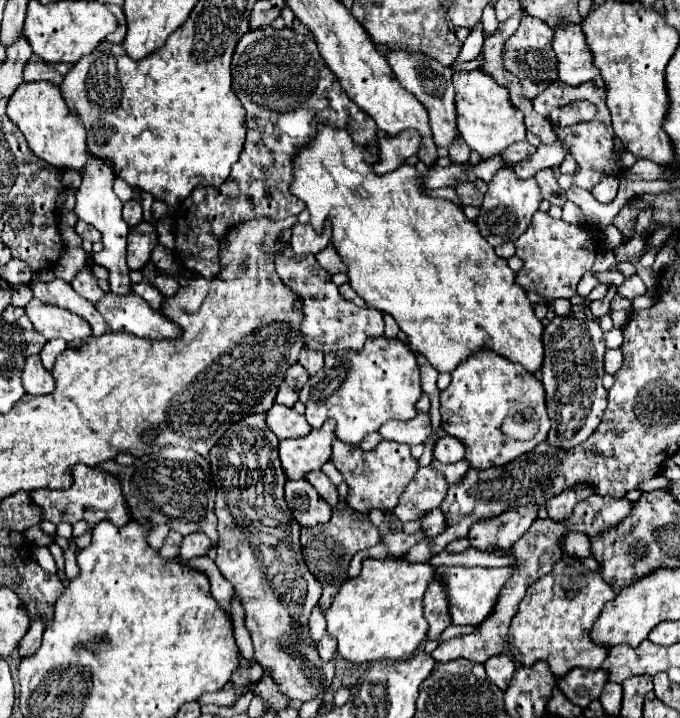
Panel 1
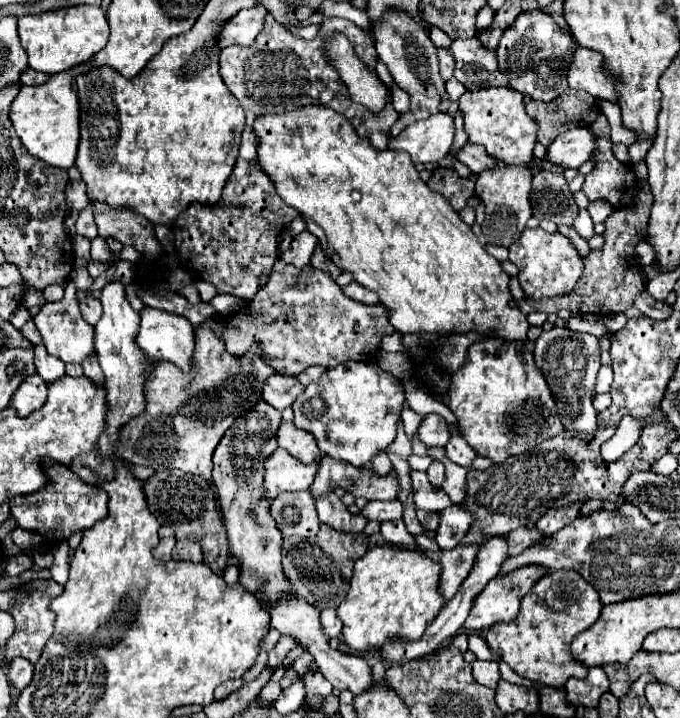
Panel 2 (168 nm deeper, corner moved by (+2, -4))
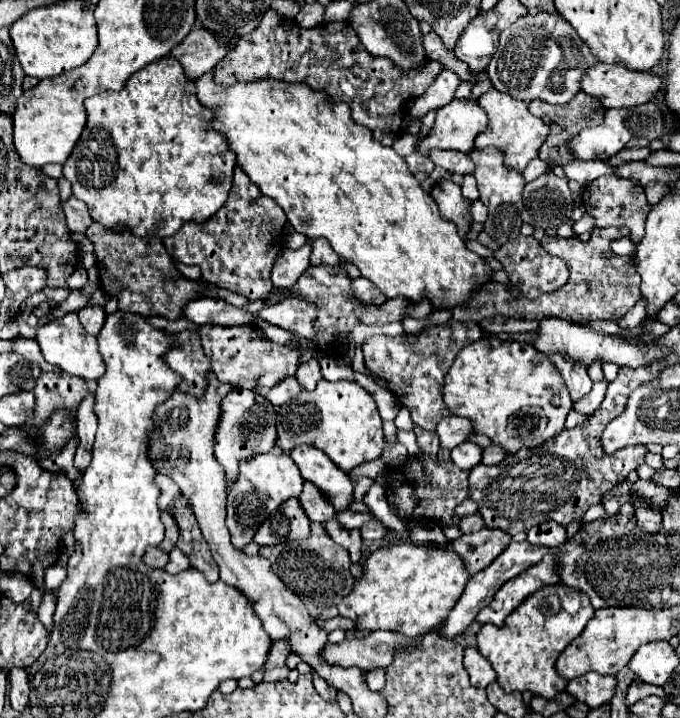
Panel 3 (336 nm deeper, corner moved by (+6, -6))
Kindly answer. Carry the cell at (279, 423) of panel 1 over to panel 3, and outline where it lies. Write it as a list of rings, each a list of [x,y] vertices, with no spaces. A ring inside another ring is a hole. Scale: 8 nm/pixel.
[[[302,445],[302,449],[294,449],[290,457],[298,465],[304,481],[314,483],[336,511],[350,507],[350,503],[354,501],[354,483],[348,473],[338,469],[338,465],[334,465],[330,457],[326,457],[326,453]]]

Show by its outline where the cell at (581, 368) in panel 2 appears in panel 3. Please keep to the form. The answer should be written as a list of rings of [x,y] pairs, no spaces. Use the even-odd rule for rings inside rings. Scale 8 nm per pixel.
[[[552,357],[550,359],[558,371],[562,373],[564,381],[566,381],[566,387],[572,395],[572,401],[578,401],[582,399],[590,389],[592,389],[592,381],[588,377],[588,371],[584,369],[574,369],[574,365],[570,365],[570,361],[562,361],[562,357]]]

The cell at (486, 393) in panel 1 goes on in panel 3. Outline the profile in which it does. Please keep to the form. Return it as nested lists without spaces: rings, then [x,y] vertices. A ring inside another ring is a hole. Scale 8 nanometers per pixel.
[[[496,335],[482,337],[482,341],[464,347],[456,355],[450,371],[444,377],[442,393],[446,407],[454,415],[470,417],[474,421],[476,433],[490,437],[494,445],[506,447],[510,453],[518,453],[520,449],[534,449],[546,439],[558,435],[564,429],[566,415],[572,411],[570,393],[552,361],[546,355],[538,353],[530,343],[502,341]]]

